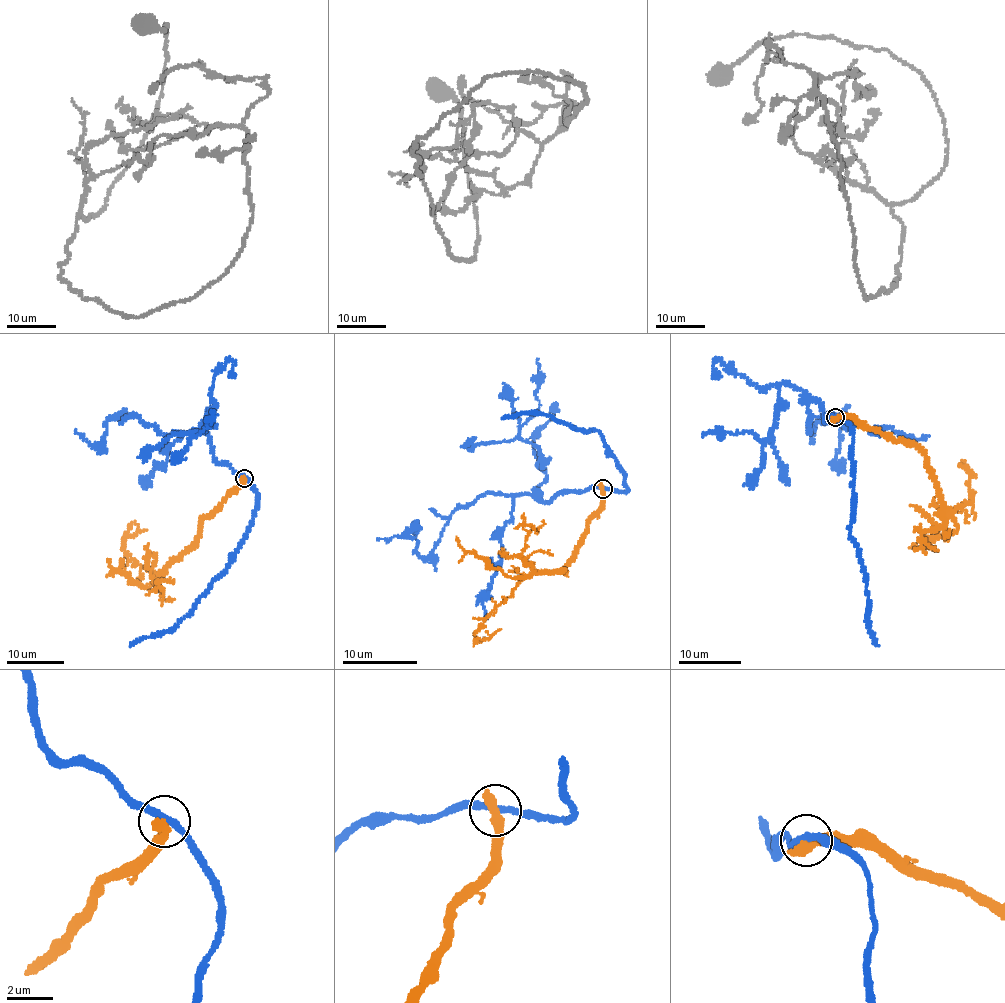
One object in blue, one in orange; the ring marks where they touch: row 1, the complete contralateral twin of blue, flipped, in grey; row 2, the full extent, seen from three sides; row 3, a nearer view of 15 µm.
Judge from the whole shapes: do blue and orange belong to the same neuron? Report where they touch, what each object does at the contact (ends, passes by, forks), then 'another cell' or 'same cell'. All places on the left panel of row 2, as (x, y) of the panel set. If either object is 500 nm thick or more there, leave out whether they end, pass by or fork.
place (244, 478); another cell

